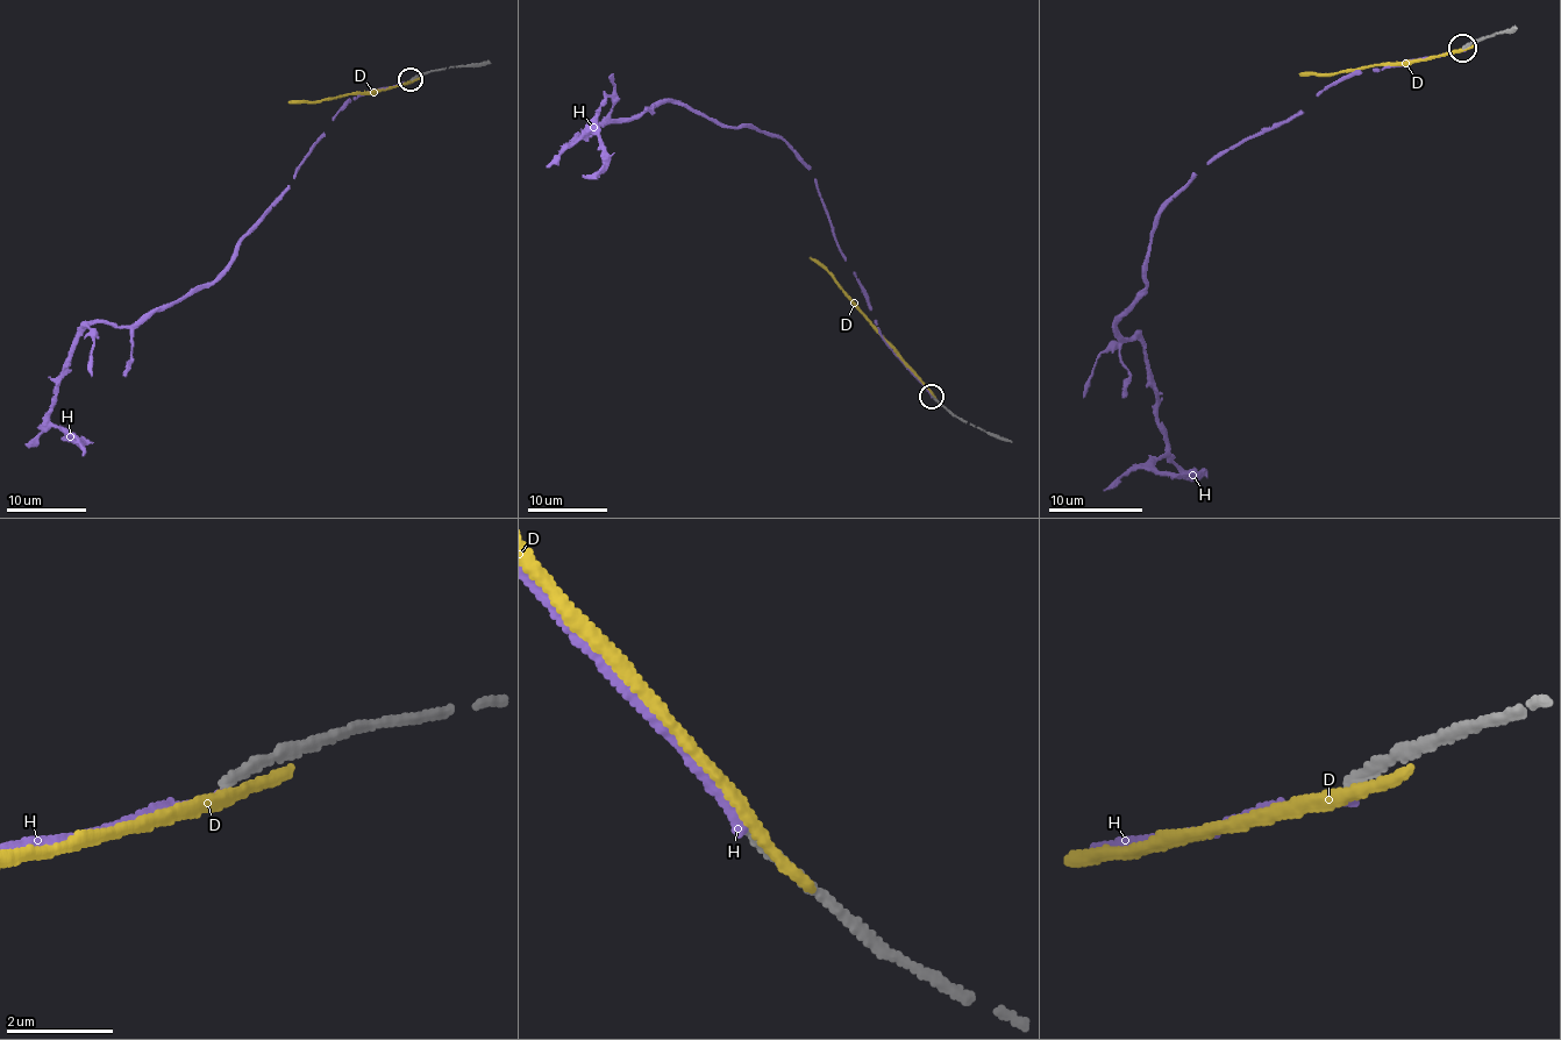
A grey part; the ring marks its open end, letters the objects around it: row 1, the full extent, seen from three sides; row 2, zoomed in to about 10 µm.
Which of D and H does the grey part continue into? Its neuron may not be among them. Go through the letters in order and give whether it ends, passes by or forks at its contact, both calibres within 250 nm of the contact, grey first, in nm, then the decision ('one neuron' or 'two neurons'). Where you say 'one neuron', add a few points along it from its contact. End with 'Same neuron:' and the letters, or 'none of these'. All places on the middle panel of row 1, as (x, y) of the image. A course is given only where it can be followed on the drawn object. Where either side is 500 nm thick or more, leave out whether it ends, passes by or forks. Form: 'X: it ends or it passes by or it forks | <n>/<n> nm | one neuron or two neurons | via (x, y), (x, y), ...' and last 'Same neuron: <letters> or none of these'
D: it ends | 240/280 nm | two neurons
H: it ends | 190/200 nm | two neurons
Same neuron: none of these

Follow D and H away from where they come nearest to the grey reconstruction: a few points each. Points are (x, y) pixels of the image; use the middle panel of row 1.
D: (936, 400), (842, 286), (810, 256)
H: (932, 397), (782, 139), (665, 102), (578, 136), (601, 150), (582, 175)

